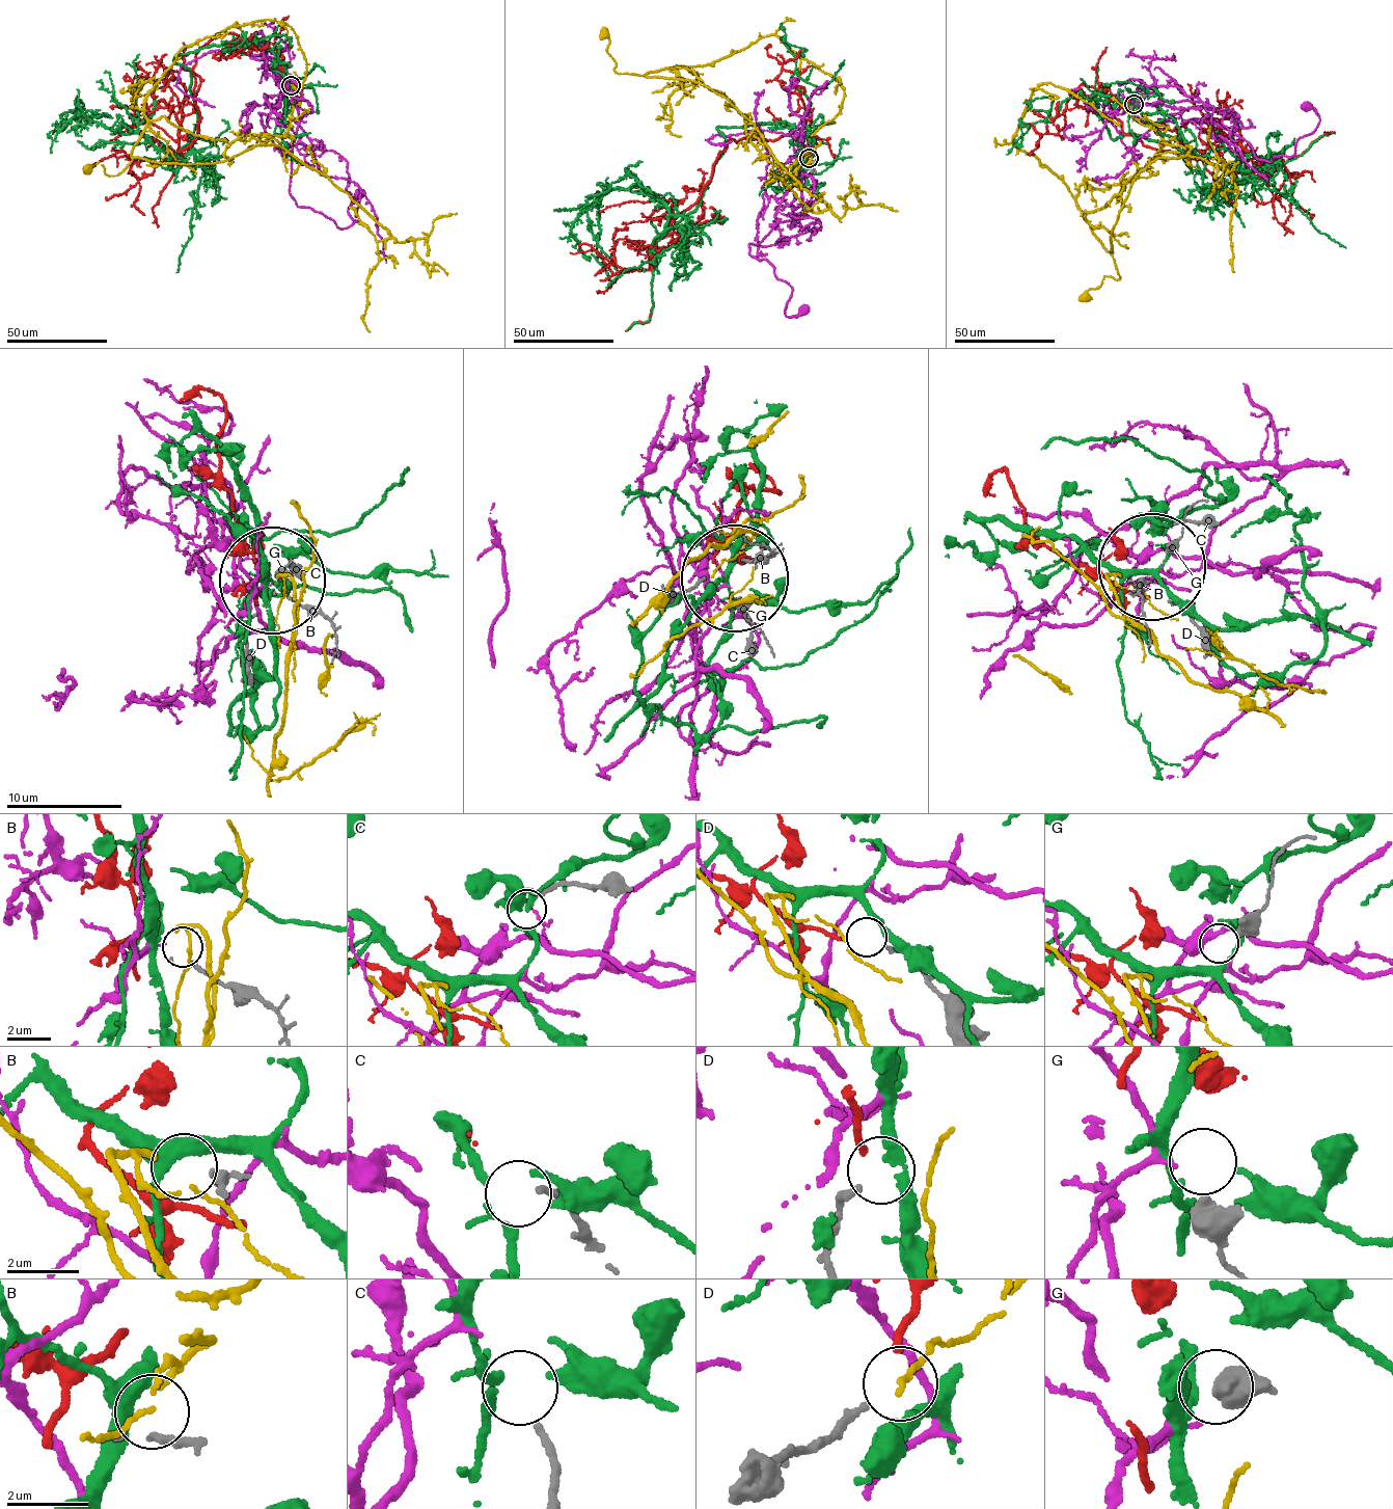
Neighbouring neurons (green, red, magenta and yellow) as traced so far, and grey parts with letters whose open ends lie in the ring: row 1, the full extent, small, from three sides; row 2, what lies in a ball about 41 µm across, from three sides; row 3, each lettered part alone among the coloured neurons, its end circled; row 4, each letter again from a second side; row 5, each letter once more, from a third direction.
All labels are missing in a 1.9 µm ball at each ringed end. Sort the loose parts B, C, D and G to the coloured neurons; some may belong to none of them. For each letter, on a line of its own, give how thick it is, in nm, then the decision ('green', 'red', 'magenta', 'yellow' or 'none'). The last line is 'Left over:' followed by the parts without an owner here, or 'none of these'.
B: calibre 180 nm; yellow
C: calibre 160 nm; green
D: calibre 200 nm; red
G: calibre 500 nm; none
Left over: G

